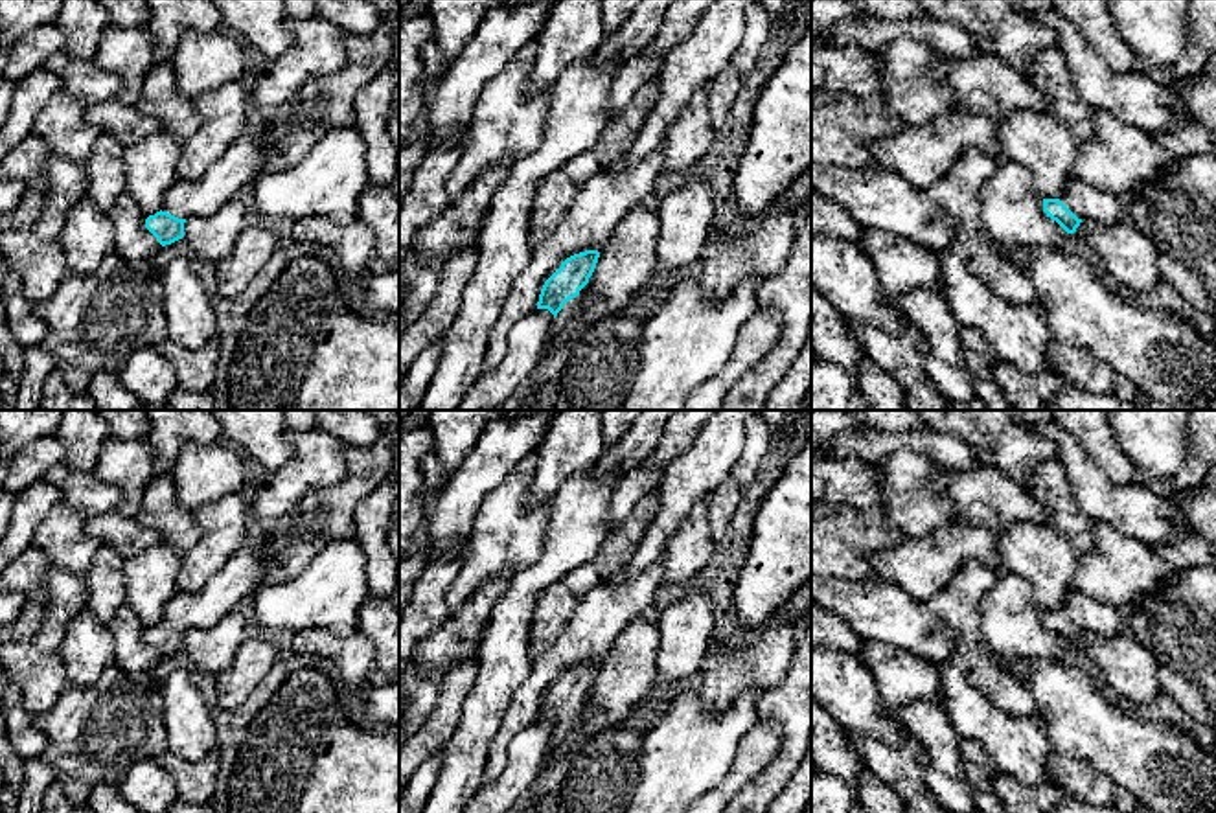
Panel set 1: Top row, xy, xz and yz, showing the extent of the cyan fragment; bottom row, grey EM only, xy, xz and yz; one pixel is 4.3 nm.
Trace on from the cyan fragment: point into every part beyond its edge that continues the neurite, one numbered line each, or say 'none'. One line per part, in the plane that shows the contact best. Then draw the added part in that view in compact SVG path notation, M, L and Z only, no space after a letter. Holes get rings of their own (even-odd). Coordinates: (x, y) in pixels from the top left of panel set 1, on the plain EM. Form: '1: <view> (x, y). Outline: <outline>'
1: xz (571, 720). Outline: M589 695L579 703L579 706L572 712L568 712L563 721L554 730L554 736L550 739L550 749L556 747L563 736L567 736L583 717L583 710L589 703Z

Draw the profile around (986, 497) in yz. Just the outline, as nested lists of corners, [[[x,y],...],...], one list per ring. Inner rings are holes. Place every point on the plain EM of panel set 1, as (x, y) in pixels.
[[[997,467],[944,469],[946,489],[953,500],[953,522],[982,526],[995,533],[1014,524],[1050,524],[1049,511]]]

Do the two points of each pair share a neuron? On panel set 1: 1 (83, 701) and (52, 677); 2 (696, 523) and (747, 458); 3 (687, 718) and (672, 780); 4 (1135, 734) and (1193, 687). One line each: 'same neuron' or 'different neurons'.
1: different neurons
2: different neurons
3: same neuron
4: different neurons

